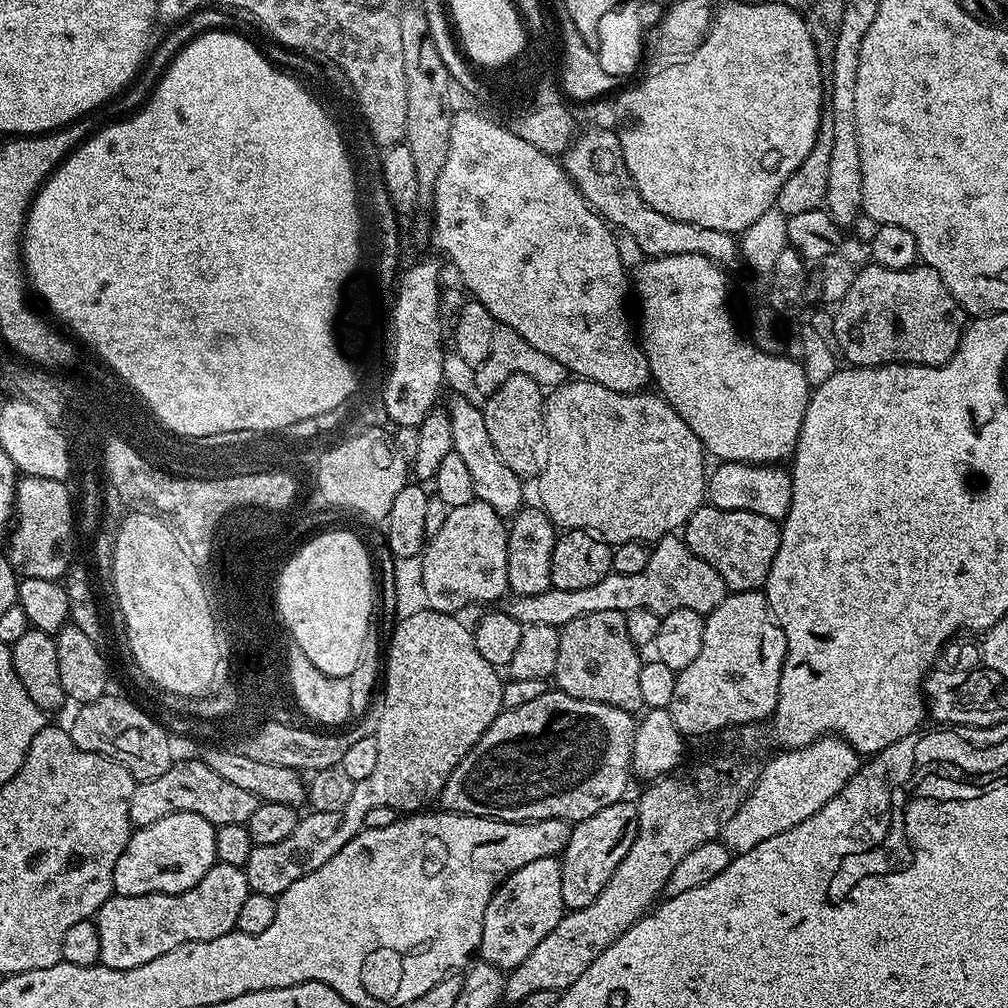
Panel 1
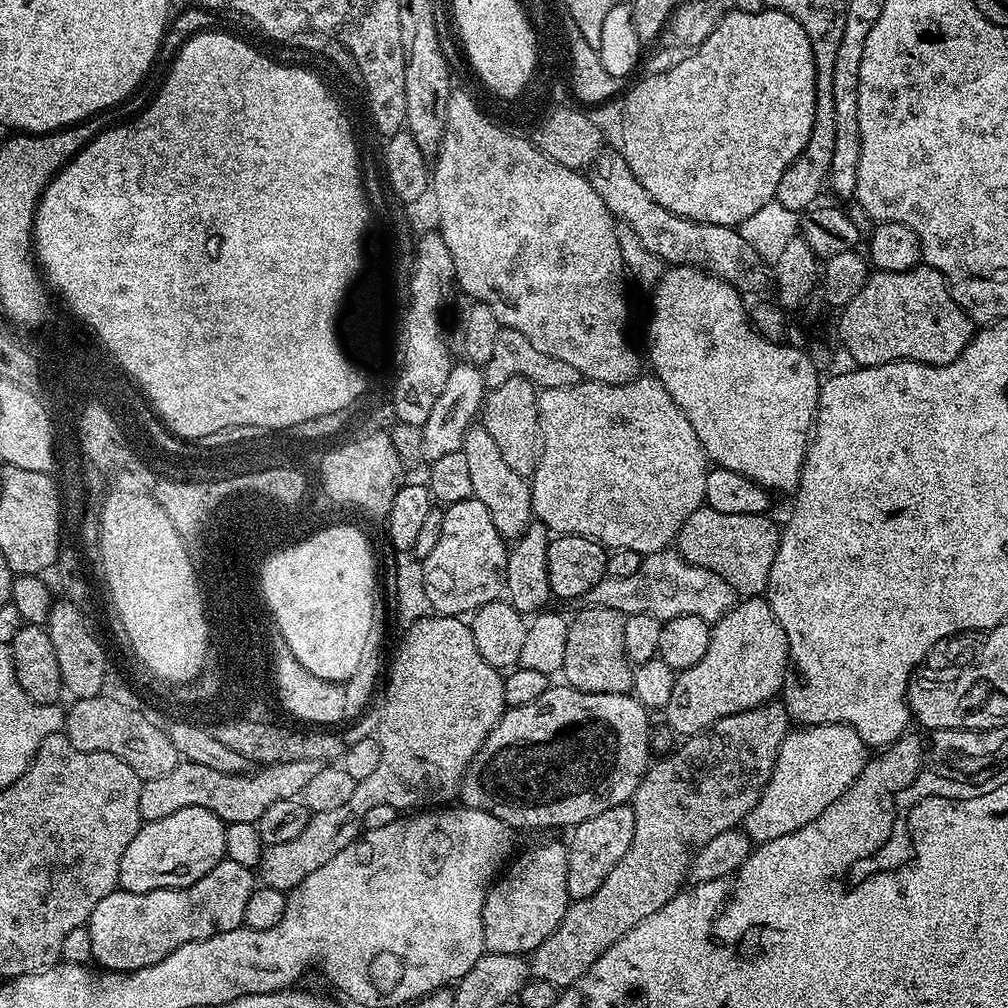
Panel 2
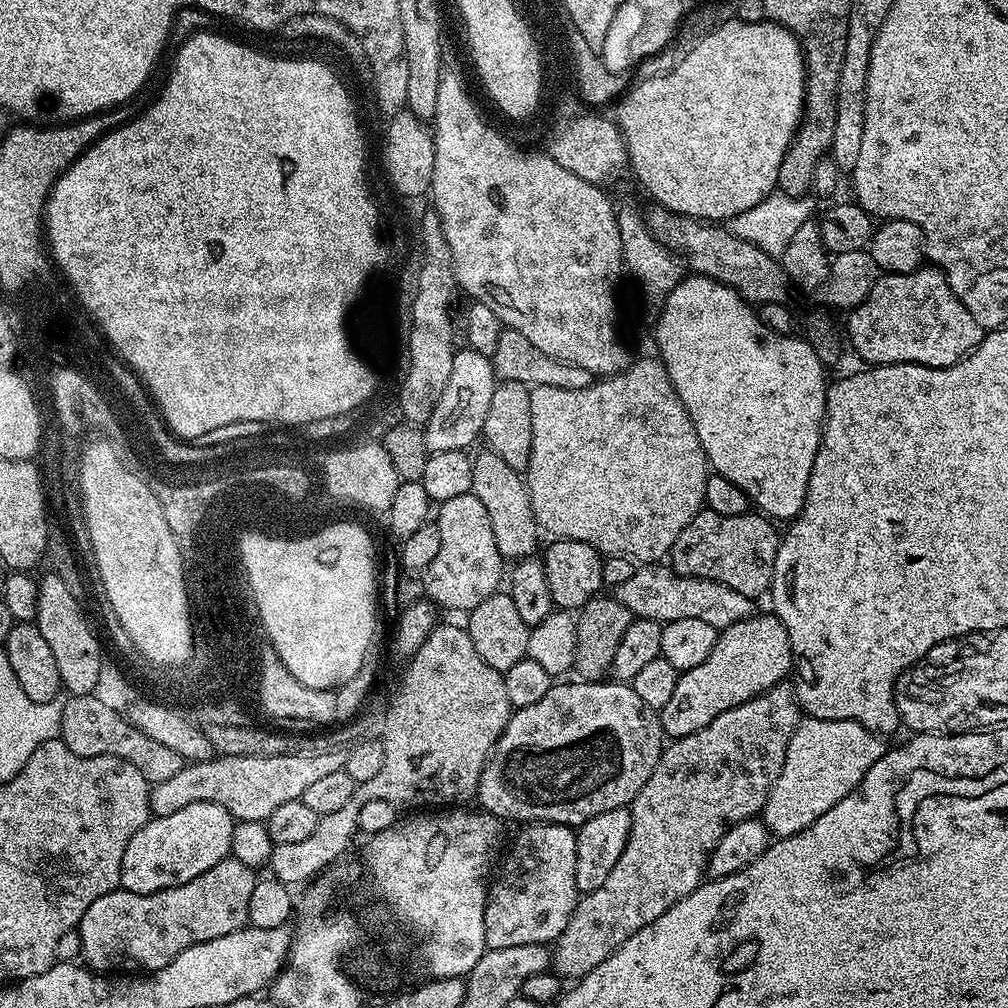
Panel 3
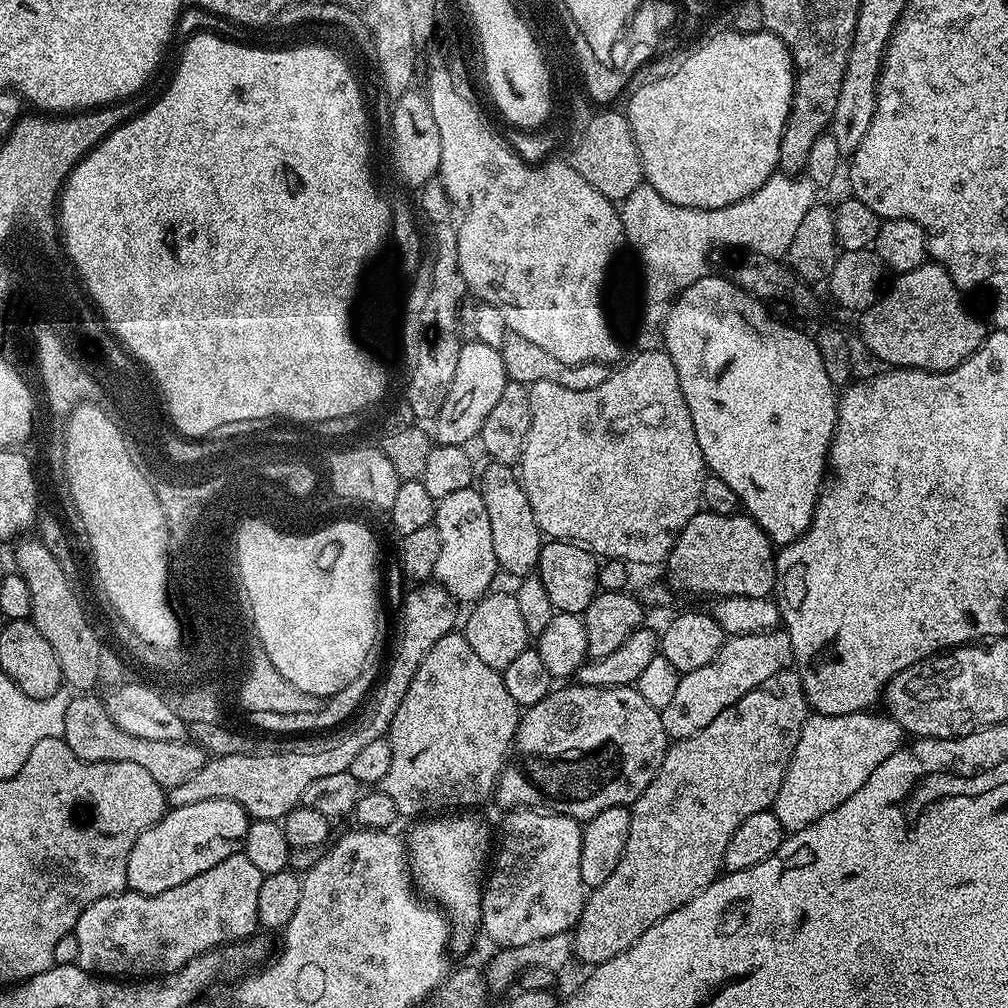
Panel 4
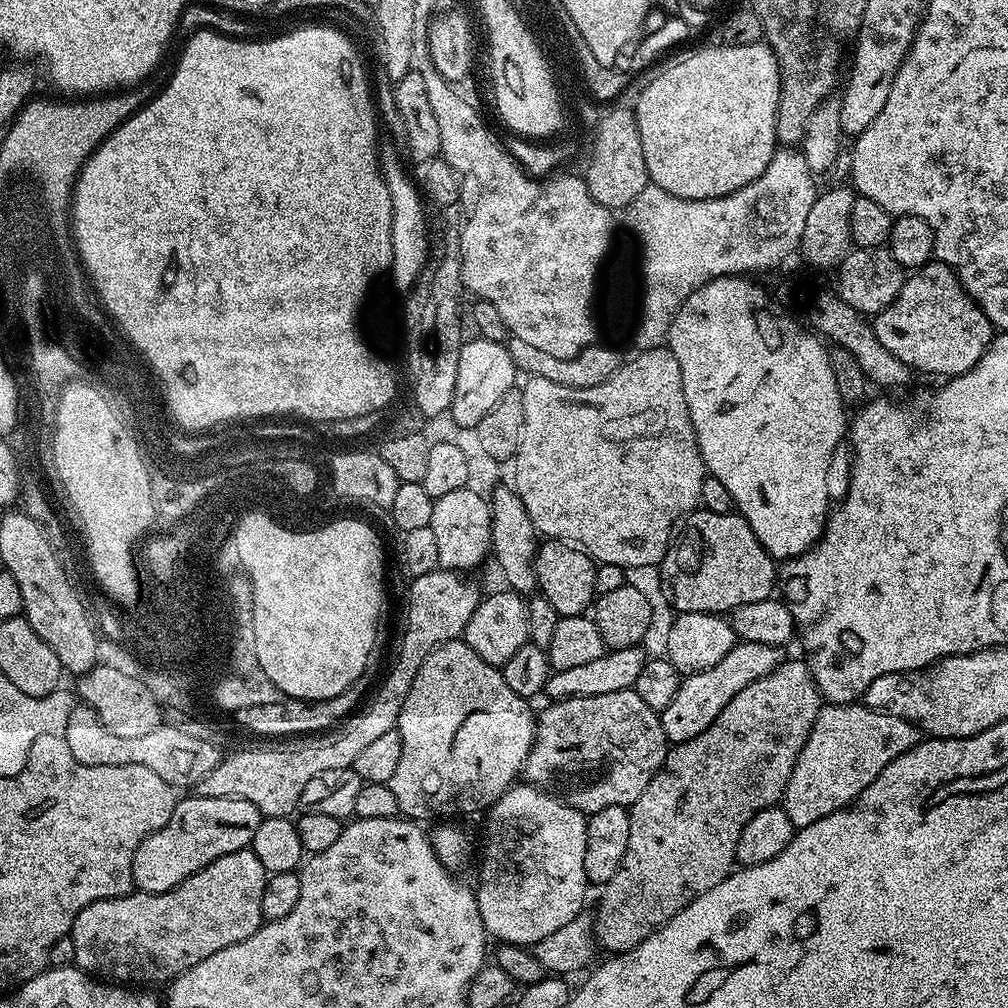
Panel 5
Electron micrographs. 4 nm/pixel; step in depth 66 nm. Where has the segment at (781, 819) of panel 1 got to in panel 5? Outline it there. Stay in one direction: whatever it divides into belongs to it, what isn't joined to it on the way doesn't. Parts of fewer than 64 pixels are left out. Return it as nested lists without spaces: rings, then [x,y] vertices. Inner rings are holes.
[[[863,702],[854,704],[825,703],[820,709],[818,718],[814,718],[814,726],[806,738],[806,746],[802,746],[802,754],[794,762],[794,770],[790,774],[790,782],[786,782],[782,807],[786,818],[790,818],[793,829],[799,830],[810,826],[810,822],[818,822],[818,818],[826,818],[826,814],[834,814],[839,808],[846,808],[852,801],[902,754],[906,754],[918,743],[918,729],[908,720],[867,708]]]

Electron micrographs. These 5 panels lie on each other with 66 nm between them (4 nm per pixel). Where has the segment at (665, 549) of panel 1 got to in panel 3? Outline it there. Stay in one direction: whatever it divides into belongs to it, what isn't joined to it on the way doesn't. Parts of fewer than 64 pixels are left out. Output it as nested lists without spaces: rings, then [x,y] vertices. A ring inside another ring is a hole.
[[[664,562],[637,567],[636,572],[630,574],[629,580],[622,582],[622,586],[618,586],[614,590],[614,595],[618,602],[622,602],[622,606],[626,606],[626,610],[632,612],[633,617],[641,620],[667,622],[678,618],[702,618],[702,622],[706,622],[718,630],[734,626],[734,622],[742,622],[757,611],[757,601],[753,597],[746,594],[738,594],[738,590],[734,590],[717,580],[708,580],[704,576],[683,576]]]

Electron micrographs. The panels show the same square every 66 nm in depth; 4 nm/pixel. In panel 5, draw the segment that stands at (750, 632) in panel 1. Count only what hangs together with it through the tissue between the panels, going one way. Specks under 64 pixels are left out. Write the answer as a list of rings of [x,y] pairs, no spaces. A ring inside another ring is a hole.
[[[737,642],[730,654],[726,654],[726,658],[718,662],[718,666],[687,673],[680,681],[678,694],[674,694],[674,702],[670,702],[670,706],[666,706],[666,710],[660,713],[662,730],[668,741],[681,744],[702,734],[702,730],[706,730],[706,726],[710,726],[710,722],[714,722],[714,718],[722,714],[722,706],[726,706],[726,702],[730,702],[730,698],[734,698],[738,690],[746,690],[750,682],[758,682],[758,678],[770,674],[779,666],[782,662],[780,654],[780,648],[766,646],[762,642]]]

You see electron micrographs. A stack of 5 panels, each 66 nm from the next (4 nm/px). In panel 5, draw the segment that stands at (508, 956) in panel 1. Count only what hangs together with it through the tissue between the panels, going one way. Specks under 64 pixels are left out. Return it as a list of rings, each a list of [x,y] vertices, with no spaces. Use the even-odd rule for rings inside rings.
[[[520,782],[509,788],[507,792],[503,792],[492,803],[491,808],[487,809],[484,818],[484,857],[480,860],[480,885],[475,885],[474,891],[478,902],[478,914],[482,918],[484,930],[489,937],[502,944],[534,946],[538,942],[542,942],[542,938],[554,934],[554,930],[574,922],[574,918],[585,911],[584,895],[590,891],[590,885],[586,878],[586,830],[588,829],[588,821],[585,813],[574,810],[566,802],[562,802],[556,796],[551,796],[549,792],[544,792],[535,784]]]

